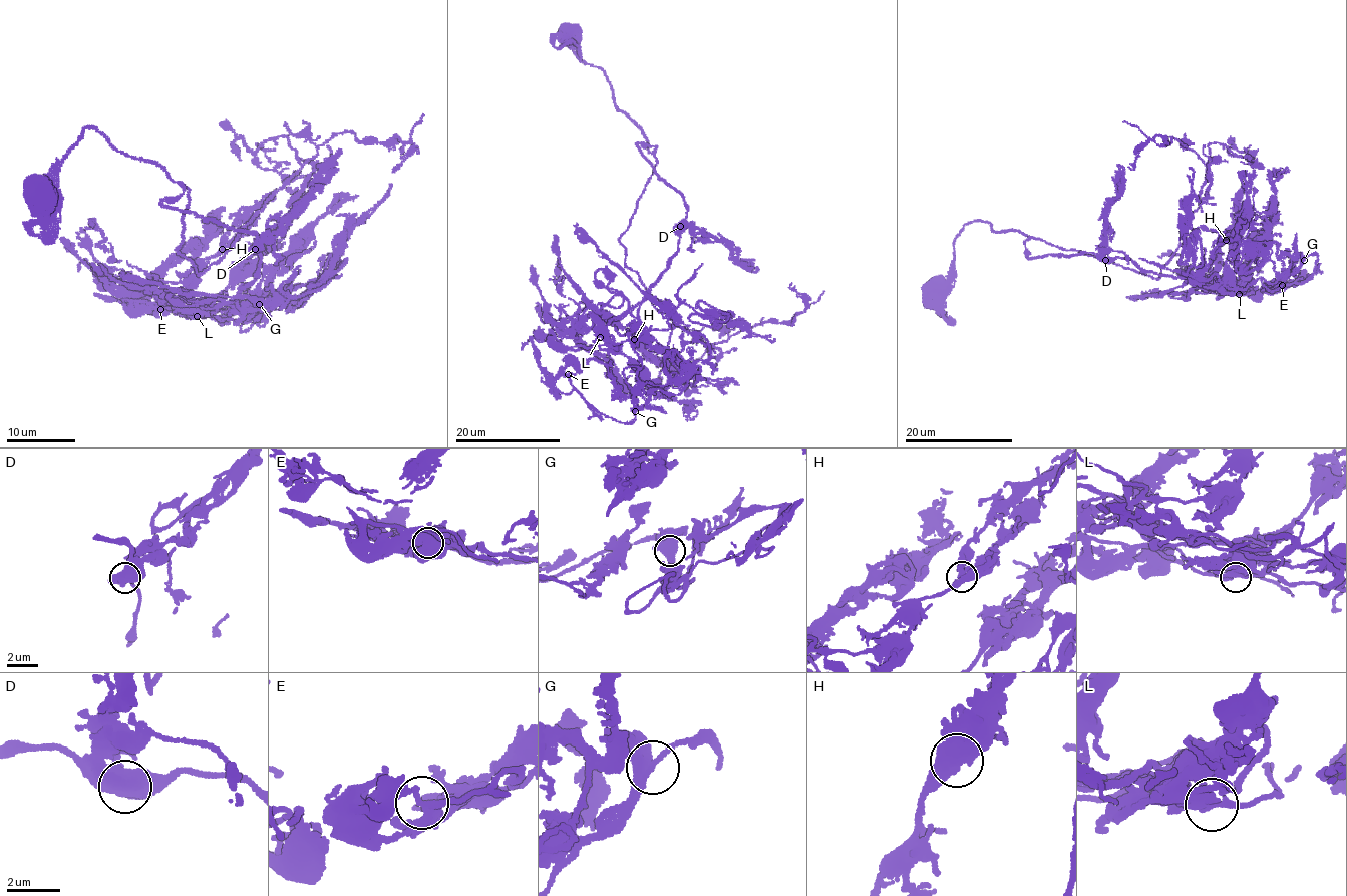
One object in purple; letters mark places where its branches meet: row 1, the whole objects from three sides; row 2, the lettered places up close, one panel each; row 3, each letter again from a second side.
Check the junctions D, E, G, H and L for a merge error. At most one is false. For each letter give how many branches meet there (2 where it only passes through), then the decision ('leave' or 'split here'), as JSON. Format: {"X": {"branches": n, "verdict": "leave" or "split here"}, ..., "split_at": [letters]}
{"D": {"branches": 3, "verdict": "leave"}, "E": {"branches": 3, "verdict": "leave"}, "G": {"branches": 3, "verdict": "leave"}, "H": {"branches": 3, "verdict": "leave"}, "L": {"branches": 2, "verdict": "leave"}, "split_at": []}

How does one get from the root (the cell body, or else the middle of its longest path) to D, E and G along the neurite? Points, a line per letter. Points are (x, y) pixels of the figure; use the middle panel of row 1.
D: (573, 35), (578, 56), (604, 72), (615, 108), (651, 153), (656, 146), (638, 145), (682, 196), (680, 226)
E: (573, 35), (615, 108), (656, 146), (638, 145), (687, 217), (649, 294), (592, 347), (568, 349), (568, 374)
G: (573, 35), (687, 210), (677, 254), (639, 306), (635, 411)

